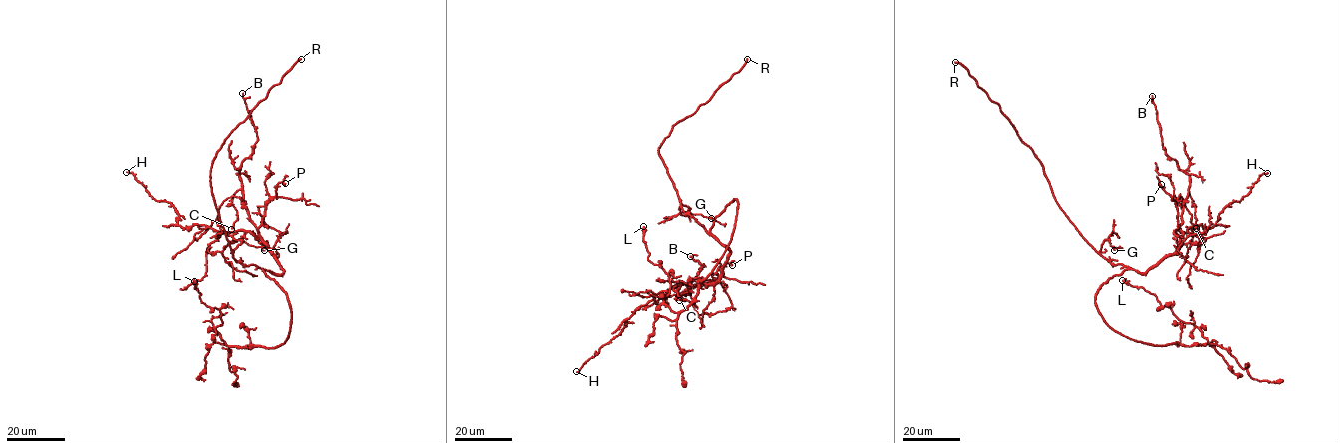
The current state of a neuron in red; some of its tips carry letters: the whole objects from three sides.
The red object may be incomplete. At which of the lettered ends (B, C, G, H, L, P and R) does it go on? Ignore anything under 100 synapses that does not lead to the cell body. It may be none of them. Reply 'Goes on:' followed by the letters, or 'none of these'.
Goes on: R

